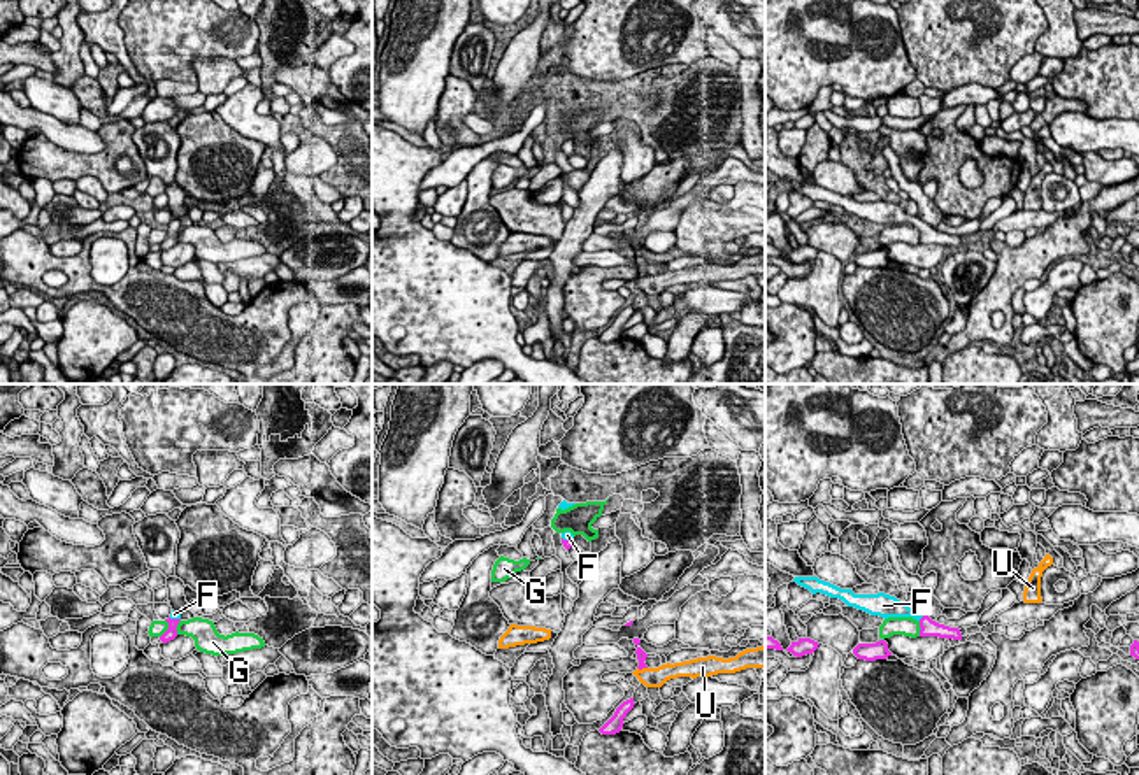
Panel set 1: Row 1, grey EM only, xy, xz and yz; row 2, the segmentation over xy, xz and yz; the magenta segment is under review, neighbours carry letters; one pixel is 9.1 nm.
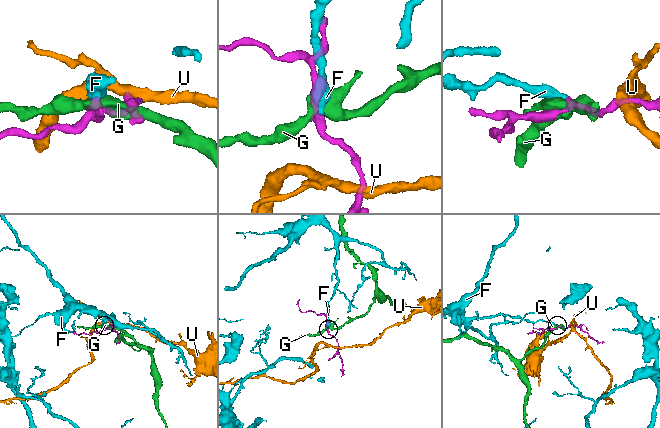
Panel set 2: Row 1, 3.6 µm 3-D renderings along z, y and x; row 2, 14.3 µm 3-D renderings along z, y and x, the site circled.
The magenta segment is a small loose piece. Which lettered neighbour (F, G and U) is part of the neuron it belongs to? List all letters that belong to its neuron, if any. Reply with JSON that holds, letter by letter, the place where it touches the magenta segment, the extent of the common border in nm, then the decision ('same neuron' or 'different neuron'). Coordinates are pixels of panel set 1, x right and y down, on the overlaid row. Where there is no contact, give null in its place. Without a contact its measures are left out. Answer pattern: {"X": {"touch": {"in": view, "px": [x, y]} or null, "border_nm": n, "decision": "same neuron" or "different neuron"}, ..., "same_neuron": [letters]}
{"F": {"touch": {"in": "yz", "px": [922, 618]}, "border_nm": 80, "decision": "same neuron"}, "G": {"touch": {"in": "xy", "px": [169, 628]}, "border_nm": 180, "decision": "different neuron"}, "U": {"touch": {"in": "xz", "px": [643, 667]}, "border_nm": 100, "decision": "different neuron"}, "same_neuron": ["F"]}

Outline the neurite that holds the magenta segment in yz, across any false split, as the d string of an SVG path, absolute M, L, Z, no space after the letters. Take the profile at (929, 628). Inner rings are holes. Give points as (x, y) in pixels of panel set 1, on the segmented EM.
M795 577L793 582L809 589L813 594L821 593L830 598L842 600L848 607L855 607L870 615L879 617L913 617L920 622L920 636L939 636L962 640L958 628L949 628L932 621L928 615L921 614L918 608L909 608L904 601L895 596L878 593L878 594L855 594L851 589L841 589L830 582L820 580L818 577Z

